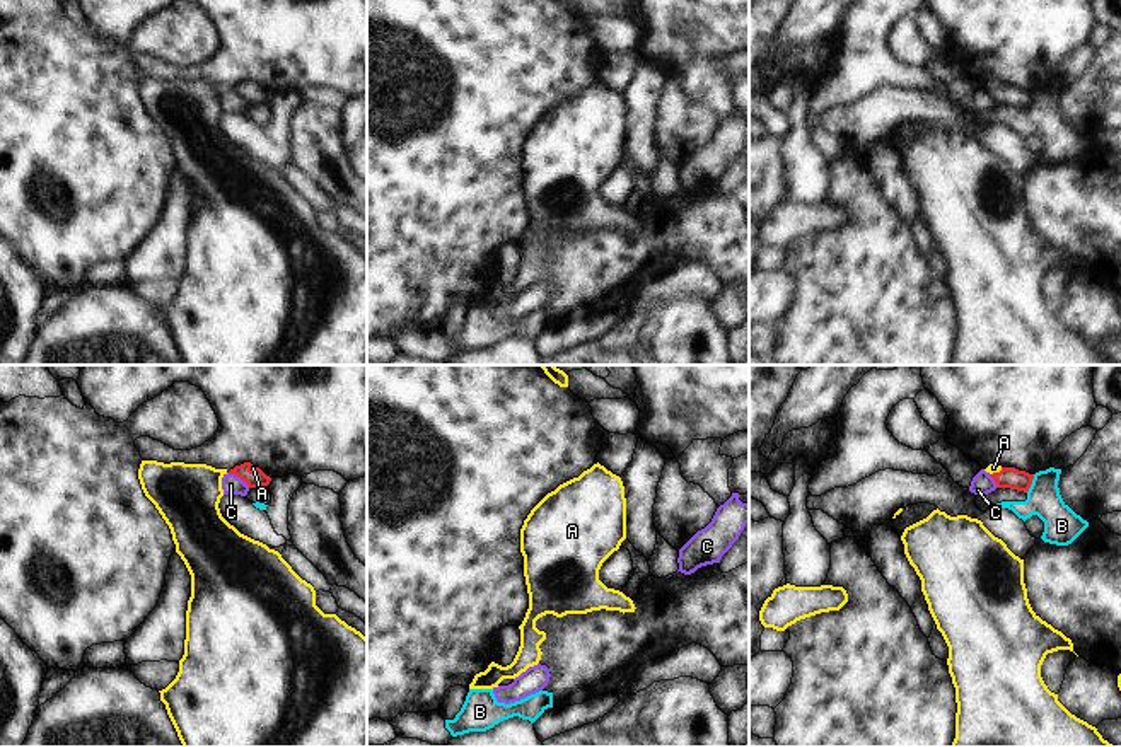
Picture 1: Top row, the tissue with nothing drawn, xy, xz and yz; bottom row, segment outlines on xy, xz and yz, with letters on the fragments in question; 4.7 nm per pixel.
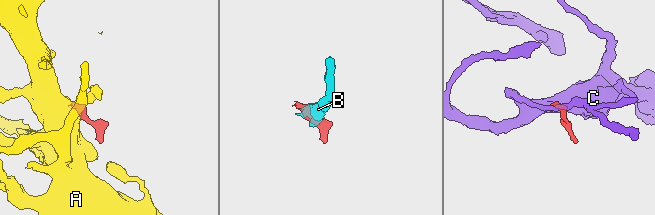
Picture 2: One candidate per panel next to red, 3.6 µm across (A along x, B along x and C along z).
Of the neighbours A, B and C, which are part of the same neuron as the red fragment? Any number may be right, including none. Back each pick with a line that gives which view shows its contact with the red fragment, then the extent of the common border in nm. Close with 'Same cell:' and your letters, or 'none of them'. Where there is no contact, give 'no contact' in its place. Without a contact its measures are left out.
A: yz | 70 nm
Same cell: A

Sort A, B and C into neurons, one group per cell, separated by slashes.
A / B / C

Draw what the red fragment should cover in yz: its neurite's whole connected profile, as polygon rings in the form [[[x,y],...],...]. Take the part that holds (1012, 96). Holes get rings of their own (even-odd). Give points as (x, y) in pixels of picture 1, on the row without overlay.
[[[990,82],[985,89],[995,97],[998,106],[1010,106],[1024,111],[1029,109],[1034,97],[1034,92],[1015,85],[1002,85],[998,82]]]

